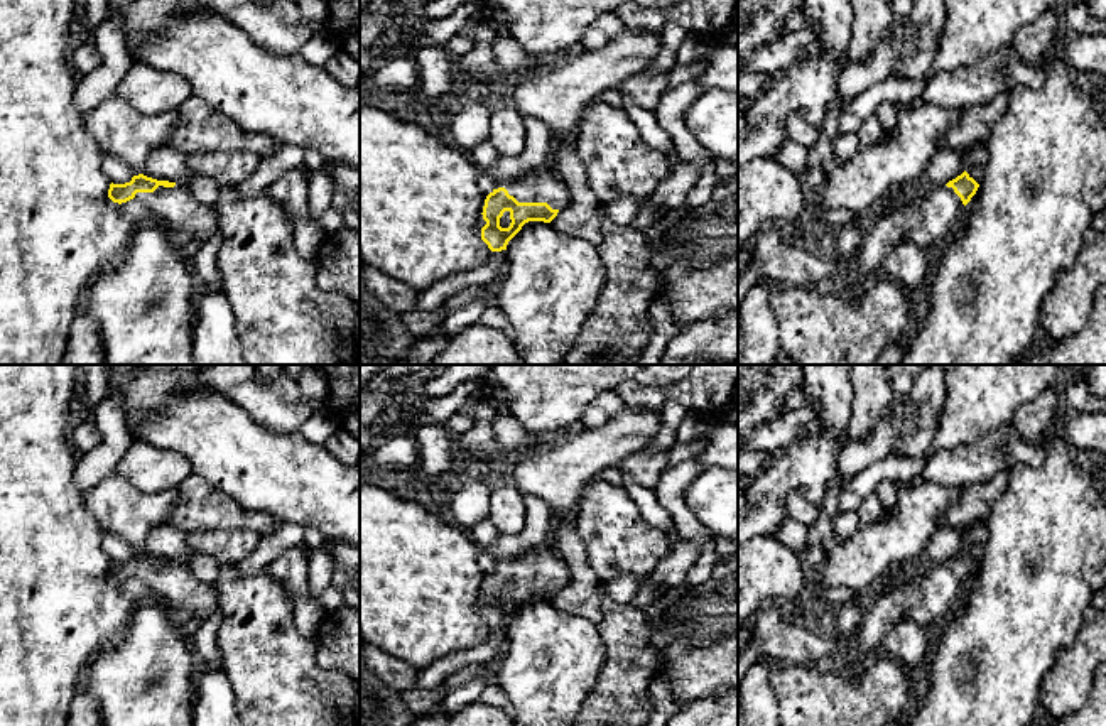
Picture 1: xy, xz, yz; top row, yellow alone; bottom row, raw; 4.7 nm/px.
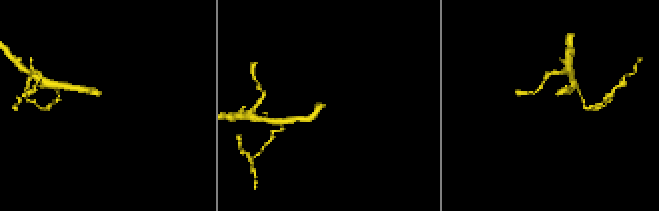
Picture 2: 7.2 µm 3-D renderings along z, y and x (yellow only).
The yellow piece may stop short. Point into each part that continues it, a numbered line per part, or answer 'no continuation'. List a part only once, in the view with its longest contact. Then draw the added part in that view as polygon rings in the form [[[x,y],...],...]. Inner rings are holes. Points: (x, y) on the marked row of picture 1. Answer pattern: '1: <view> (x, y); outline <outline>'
1: xz (542, 184); outline [[[552,162],[512,181],[496,181],[493,187],[505,187],[518,203],[547,203],[552,209],[559,211],[571,201],[571,189]]]

